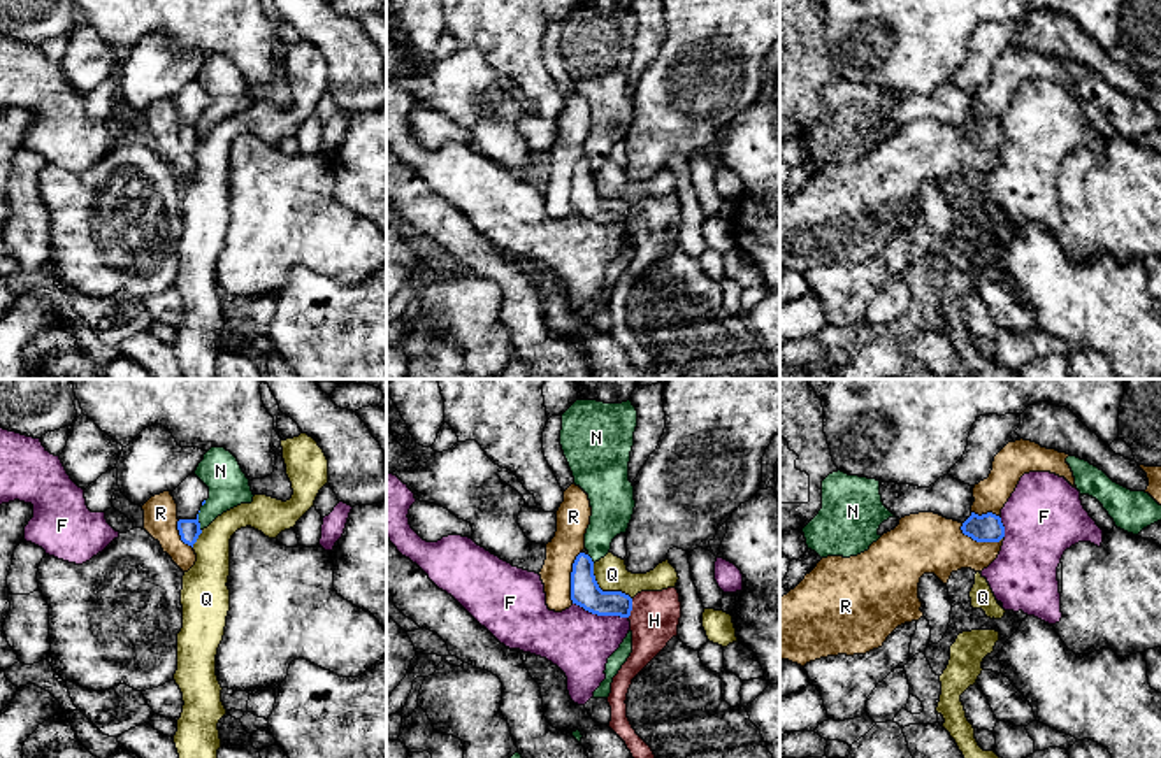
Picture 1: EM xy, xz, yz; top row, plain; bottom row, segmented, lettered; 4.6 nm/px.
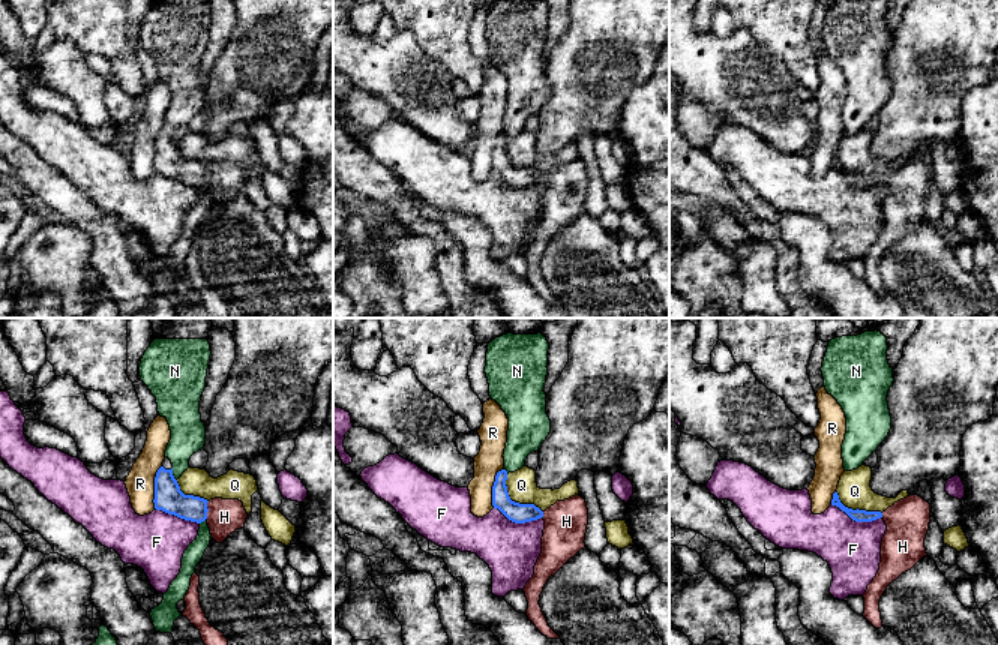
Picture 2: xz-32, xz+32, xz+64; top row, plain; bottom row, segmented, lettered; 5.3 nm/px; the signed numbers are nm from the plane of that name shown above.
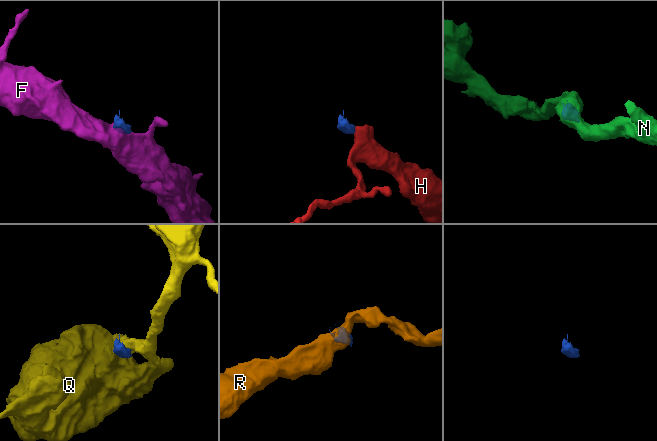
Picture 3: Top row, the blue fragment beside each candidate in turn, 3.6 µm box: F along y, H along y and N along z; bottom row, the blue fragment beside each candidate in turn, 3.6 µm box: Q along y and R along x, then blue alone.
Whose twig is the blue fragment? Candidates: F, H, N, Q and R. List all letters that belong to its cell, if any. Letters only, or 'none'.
H

